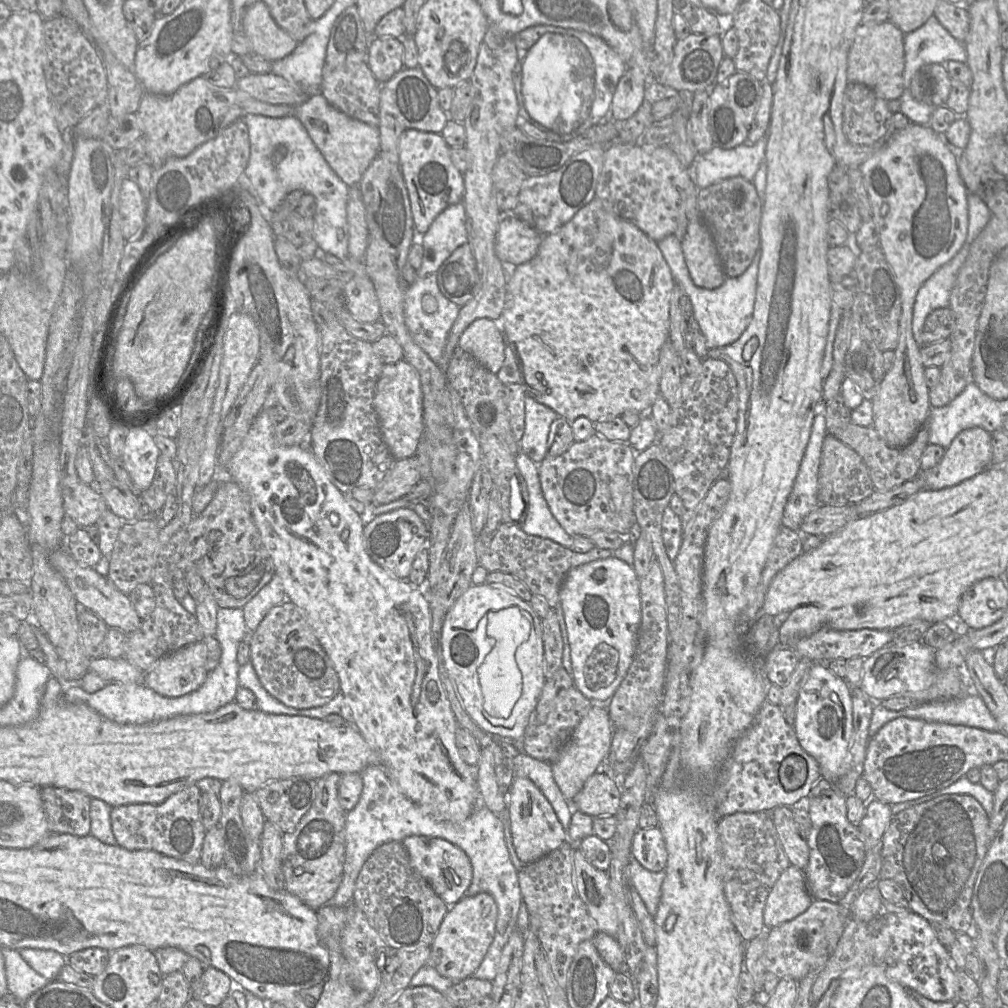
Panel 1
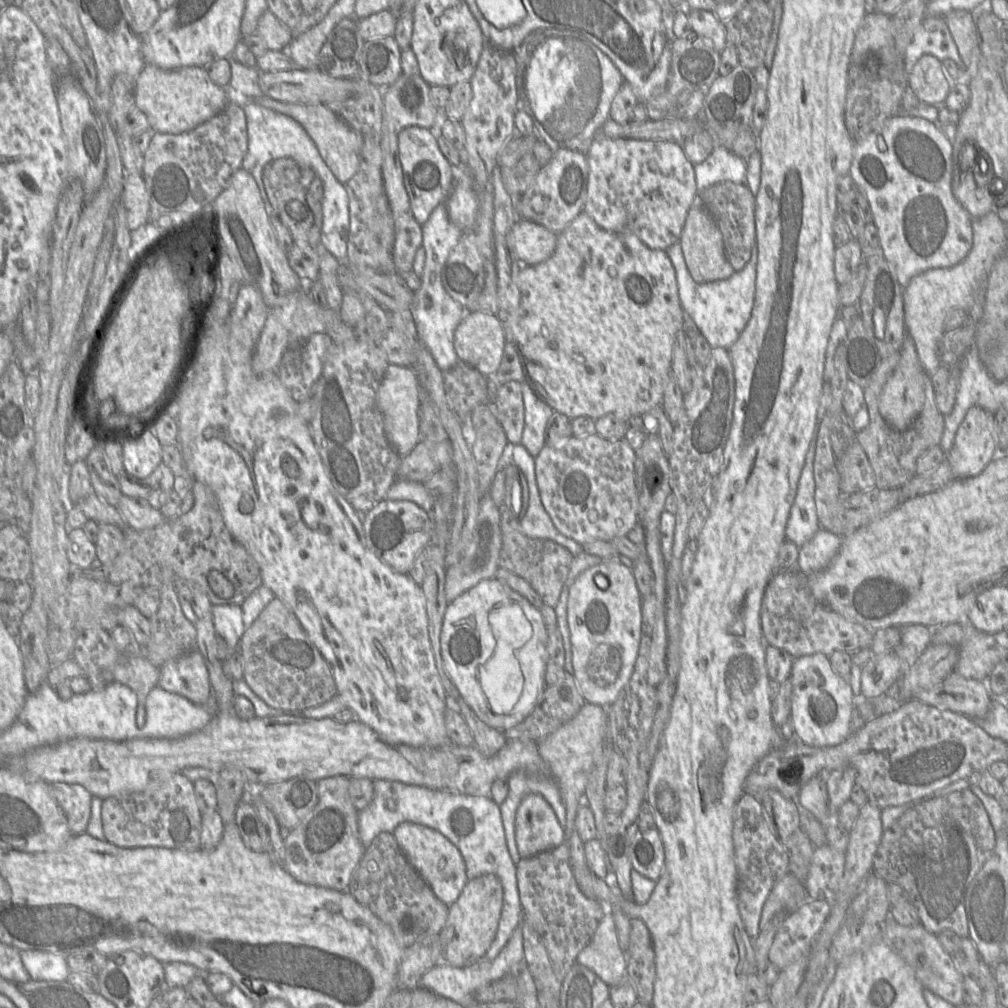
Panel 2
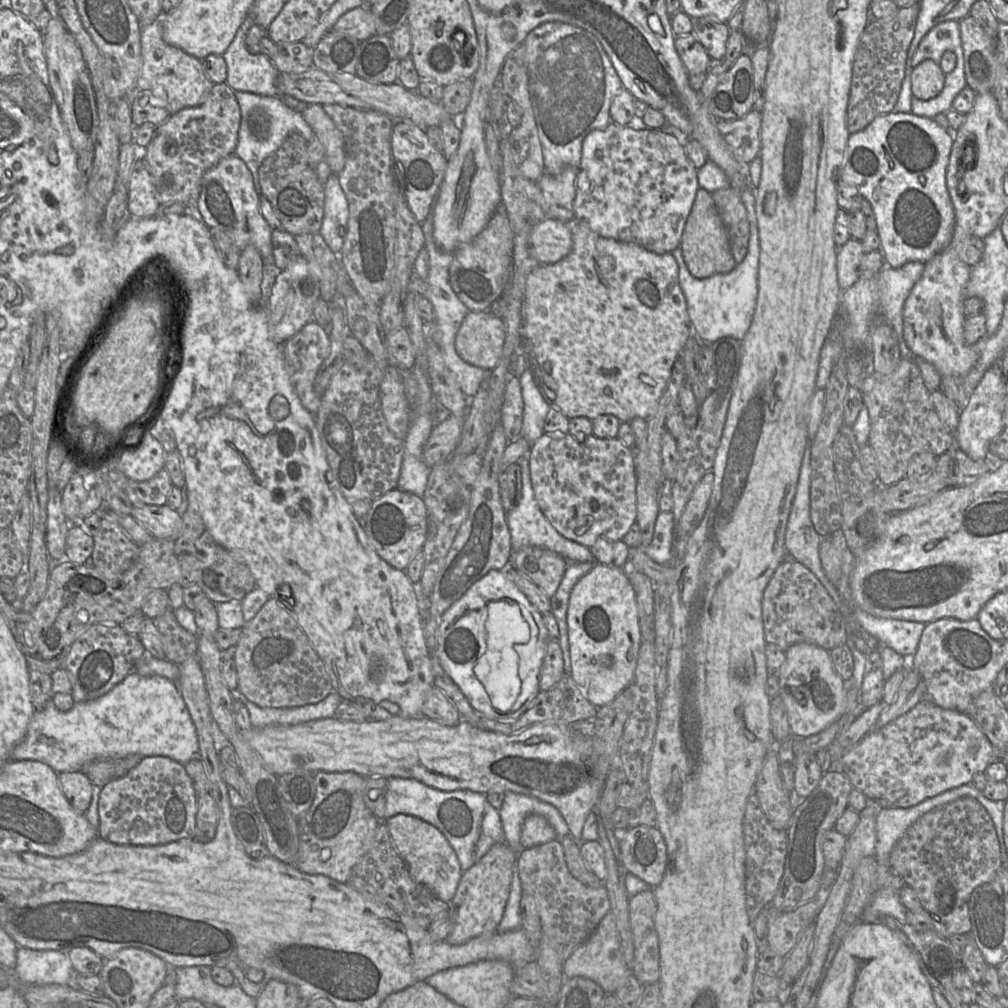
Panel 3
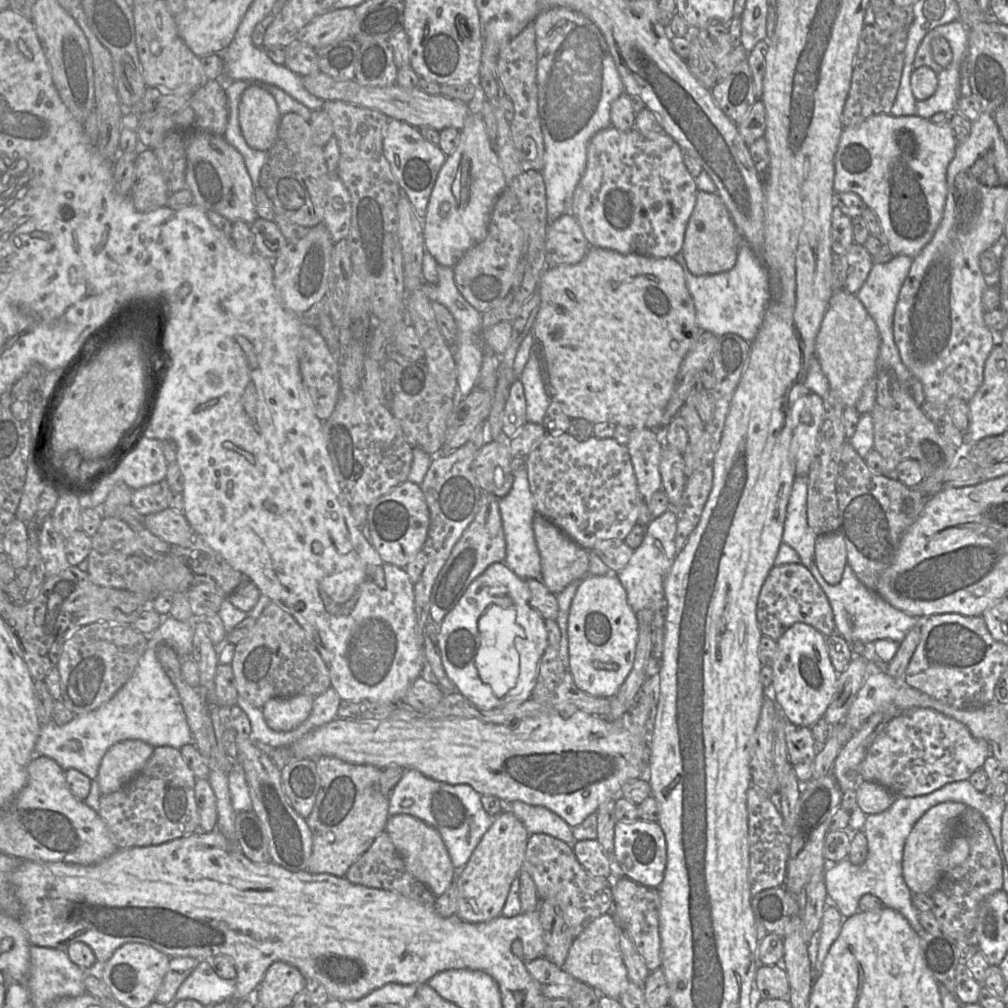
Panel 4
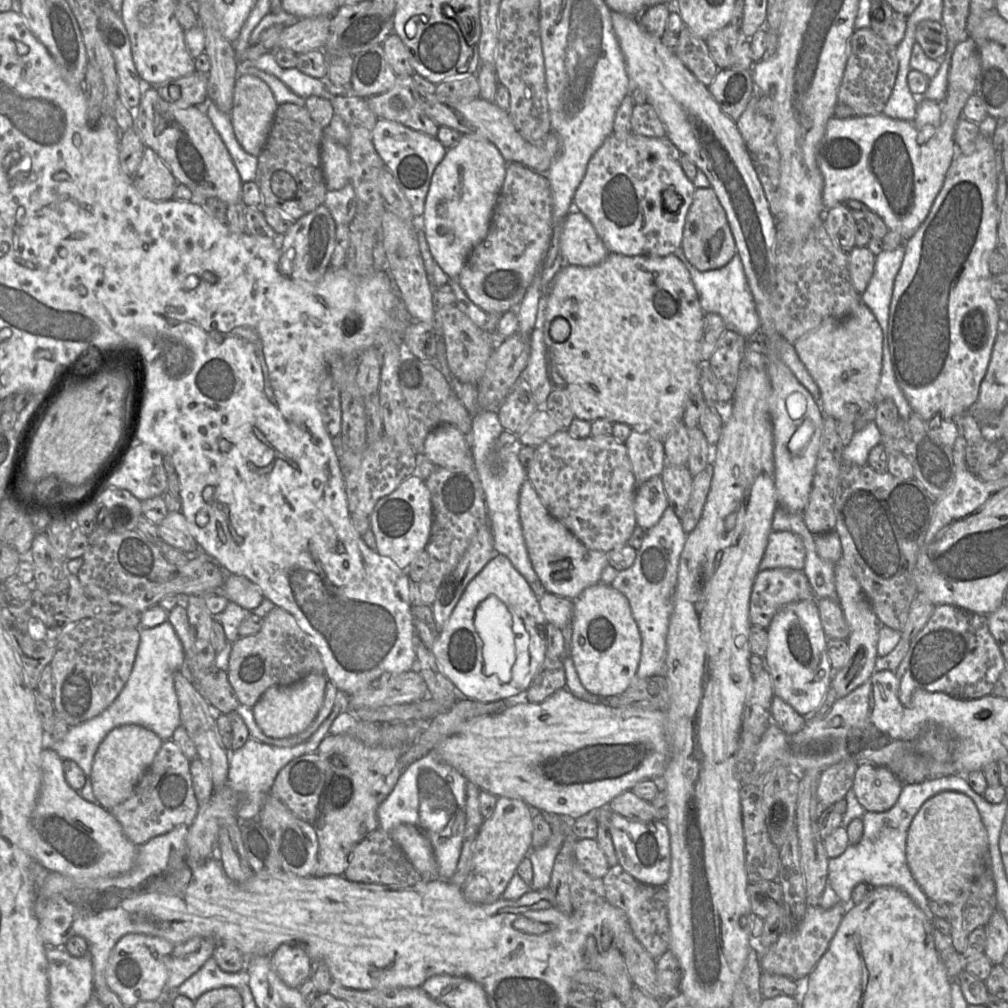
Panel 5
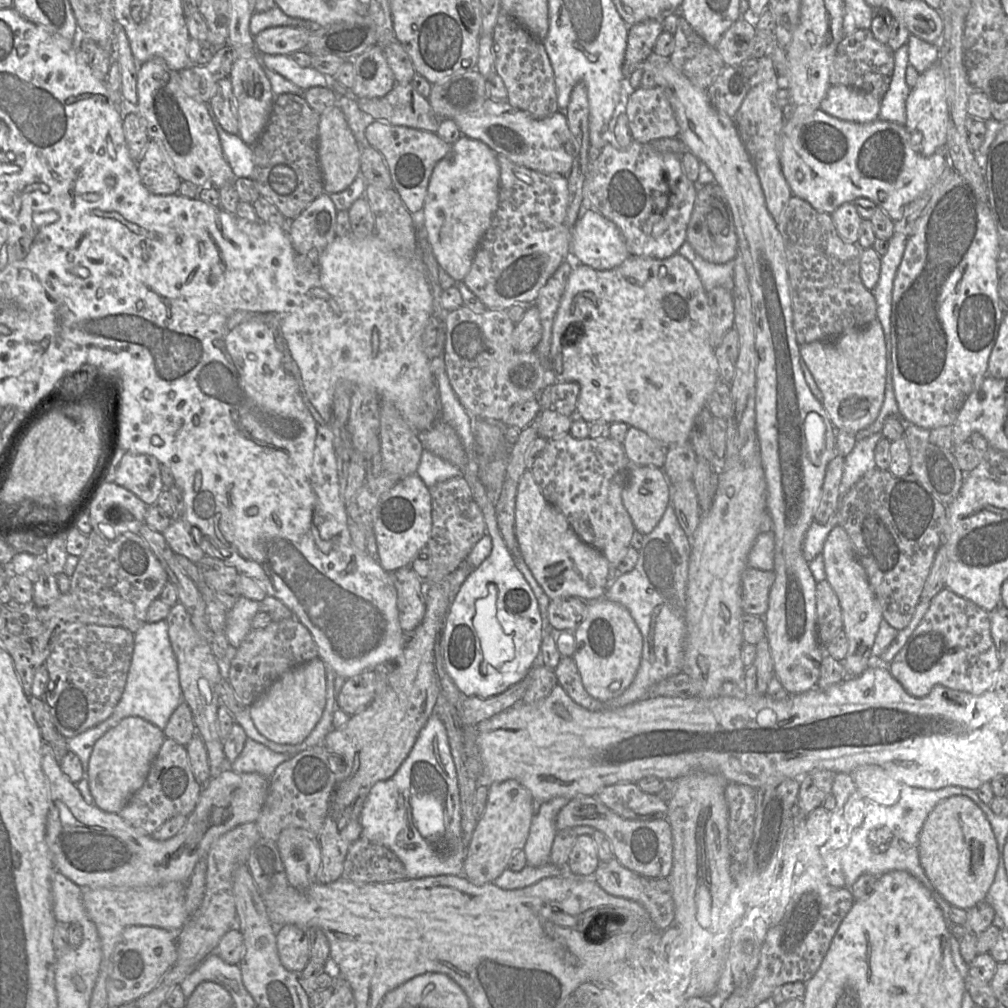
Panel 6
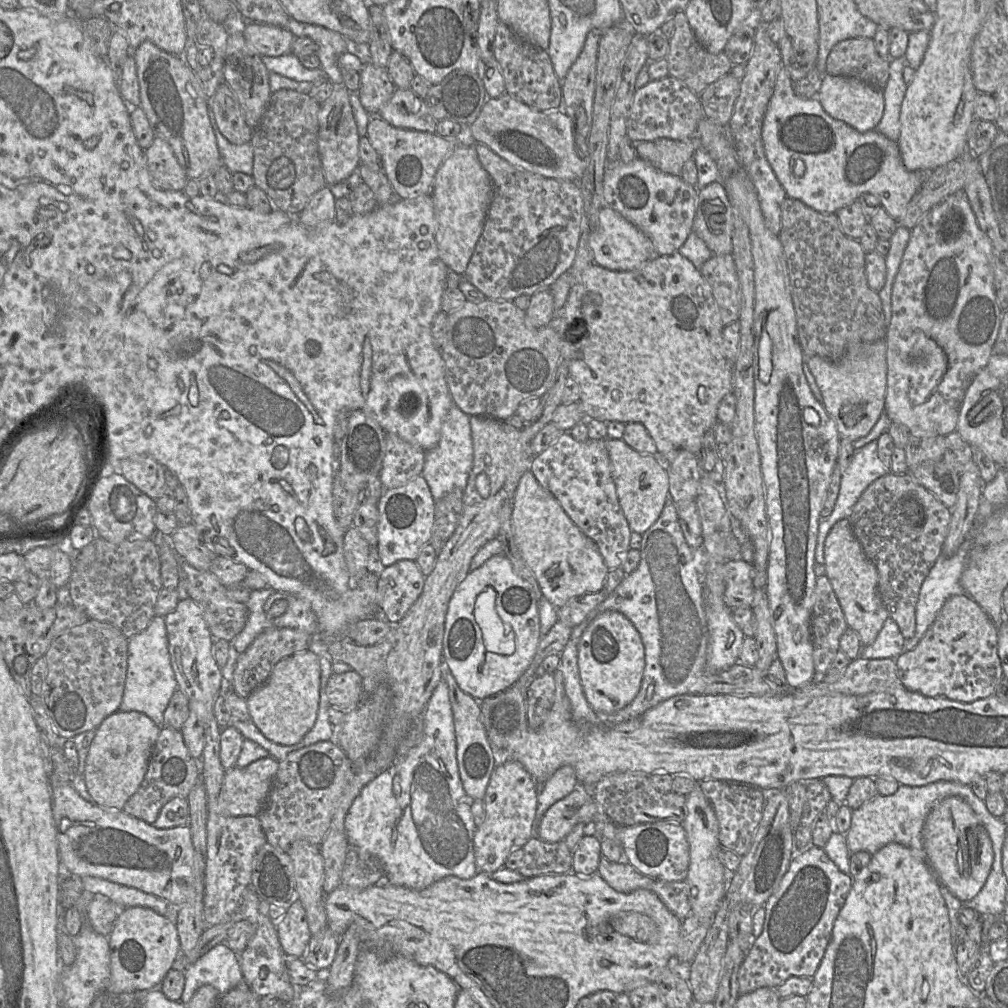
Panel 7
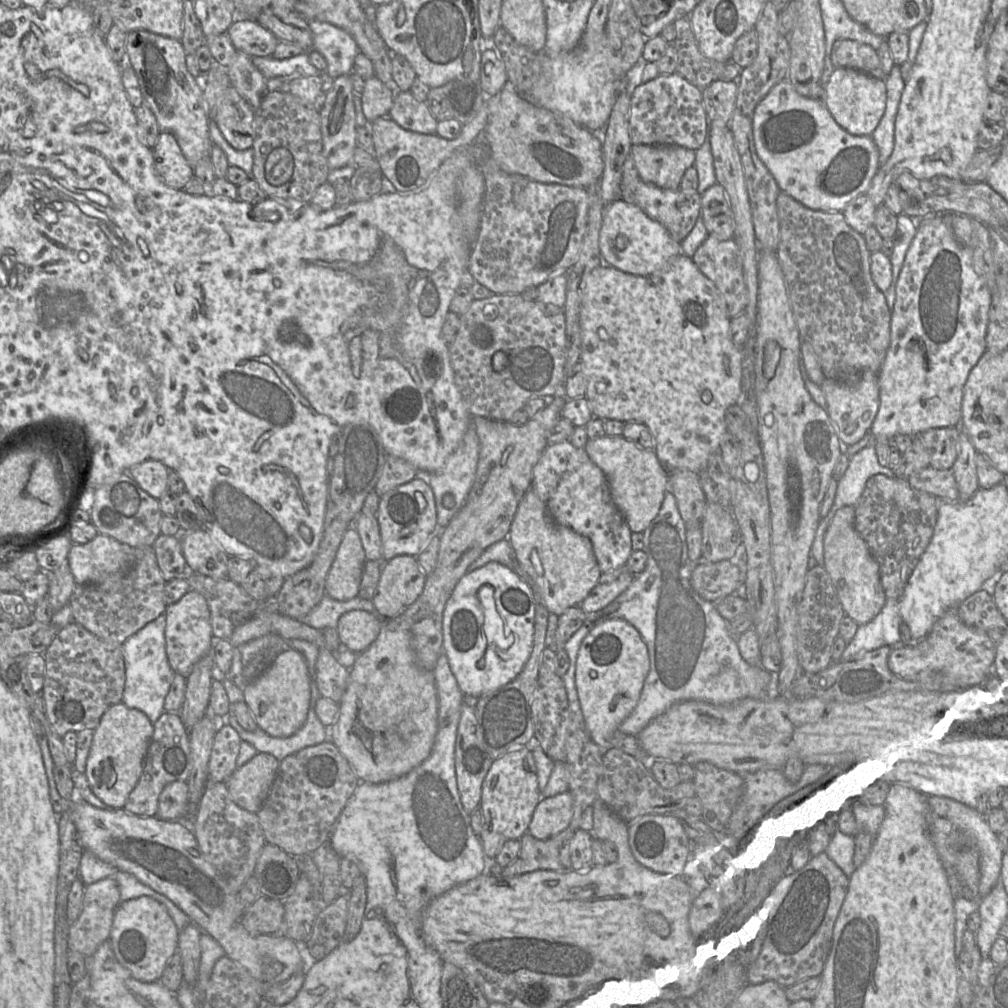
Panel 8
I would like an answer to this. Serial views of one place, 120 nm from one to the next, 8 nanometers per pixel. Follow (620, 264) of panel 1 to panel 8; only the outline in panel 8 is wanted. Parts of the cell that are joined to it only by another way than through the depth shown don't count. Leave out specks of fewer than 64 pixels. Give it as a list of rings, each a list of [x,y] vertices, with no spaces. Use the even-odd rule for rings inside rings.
[[[679,254],[672,259],[670,259],[659,271],[654,272],[648,276],[636,276],[629,273],[622,272],[617,270],[609,265],[600,265],[595,268],[587,278],[585,290],[582,297],[581,309],[580,309],[580,330],[581,330],[581,353],[579,362],[582,365],[582,370],[584,376],[586,378],[586,391],[584,397],[586,398],[589,408],[595,418],[599,418],[601,420],[618,420],[622,423],[627,422],[634,422],[634,423],[641,423],[647,426],[649,429],[652,438],[653,438],[653,449],[656,453],[656,456],[662,466],[662,468],[666,471],[668,475],[671,473],[680,472],[682,470],[689,470],[696,474],[699,474],[703,471],[706,466],[709,457],[716,451],[720,451],[720,441],[722,436],[727,432],[726,422],[725,422],[725,412],[727,408],[731,405],[736,404],[741,396],[741,381],[742,381],[742,354],[740,350],[732,343],[730,338],[730,322],[731,318],[728,315],[726,302],[720,293],[720,291],[716,288],[716,286],[707,278],[705,277],[696,265],[693,263],[692,259],[683,255]],[[599,381],[606,381],[606,388],[602,392],[598,392],[595,388],[597,382]]]

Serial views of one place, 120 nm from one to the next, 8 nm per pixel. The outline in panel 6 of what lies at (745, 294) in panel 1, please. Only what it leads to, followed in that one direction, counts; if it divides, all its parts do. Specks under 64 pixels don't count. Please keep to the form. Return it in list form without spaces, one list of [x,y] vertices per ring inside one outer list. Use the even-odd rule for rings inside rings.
[[[687,241],[682,244],[677,253],[694,267],[706,292],[720,286],[733,289],[733,261],[723,264],[710,263],[701,258]]]

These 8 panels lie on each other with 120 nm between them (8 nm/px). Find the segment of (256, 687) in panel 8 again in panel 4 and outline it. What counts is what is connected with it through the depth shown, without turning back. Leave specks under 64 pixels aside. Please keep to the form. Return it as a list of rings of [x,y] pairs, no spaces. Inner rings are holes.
[[[297,695],[268,700],[262,707],[267,726],[276,732],[292,731],[308,718],[314,698],[311,695]]]

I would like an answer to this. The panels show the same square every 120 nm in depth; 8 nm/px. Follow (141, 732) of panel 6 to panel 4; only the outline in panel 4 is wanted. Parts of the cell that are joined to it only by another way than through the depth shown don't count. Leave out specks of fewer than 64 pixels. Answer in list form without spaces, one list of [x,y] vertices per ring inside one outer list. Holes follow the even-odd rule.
[[[137,739],[122,740],[112,745],[102,757],[96,777],[101,794],[115,792],[128,784],[142,770],[153,749]]]

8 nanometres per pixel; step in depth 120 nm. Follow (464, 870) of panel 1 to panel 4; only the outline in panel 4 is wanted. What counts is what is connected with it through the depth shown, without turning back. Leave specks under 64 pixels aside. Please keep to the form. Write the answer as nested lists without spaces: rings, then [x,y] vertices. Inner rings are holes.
[[[406,814],[388,818],[385,831],[402,858],[407,870],[436,896],[442,895],[457,876],[440,833],[418,818]]]

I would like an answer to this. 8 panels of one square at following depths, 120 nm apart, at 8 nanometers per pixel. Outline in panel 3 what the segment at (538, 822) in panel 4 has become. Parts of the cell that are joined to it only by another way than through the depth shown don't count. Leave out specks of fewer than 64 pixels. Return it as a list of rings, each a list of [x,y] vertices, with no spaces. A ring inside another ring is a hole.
[[[506,791],[499,816],[505,842],[517,854],[523,849],[520,844],[523,822],[531,814],[544,816],[554,828],[558,840],[570,834],[565,819],[555,806],[533,796]]]

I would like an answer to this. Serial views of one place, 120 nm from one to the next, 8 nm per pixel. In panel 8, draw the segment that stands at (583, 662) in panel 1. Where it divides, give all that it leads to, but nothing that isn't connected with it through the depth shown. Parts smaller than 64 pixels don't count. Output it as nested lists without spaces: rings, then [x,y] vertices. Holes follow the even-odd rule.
[[[623,619],[604,621],[583,639],[576,661],[575,684],[586,729],[603,750],[612,748],[613,735],[636,707],[649,670],[645,642]]]

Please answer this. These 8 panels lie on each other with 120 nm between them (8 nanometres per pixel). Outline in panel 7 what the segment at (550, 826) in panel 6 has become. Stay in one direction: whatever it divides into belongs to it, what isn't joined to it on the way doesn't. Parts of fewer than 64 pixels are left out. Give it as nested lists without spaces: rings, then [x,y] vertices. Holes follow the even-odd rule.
[[[570,765],[561,766],[545,781],[544,787],[538,794],[535,835],[536,827],[547,809],[558,800],[569,795],[578,785],[575,770]]]

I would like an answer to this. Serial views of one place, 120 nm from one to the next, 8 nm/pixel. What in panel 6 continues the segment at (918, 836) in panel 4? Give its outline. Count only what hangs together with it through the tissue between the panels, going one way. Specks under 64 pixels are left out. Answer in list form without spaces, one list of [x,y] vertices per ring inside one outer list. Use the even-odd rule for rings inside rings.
[[[958,793],[940,799],[922,824],[917,850],[925,875],[950,905],[969,909],[985,899],[996,864],[996,842],[981,809],[969,796]]]

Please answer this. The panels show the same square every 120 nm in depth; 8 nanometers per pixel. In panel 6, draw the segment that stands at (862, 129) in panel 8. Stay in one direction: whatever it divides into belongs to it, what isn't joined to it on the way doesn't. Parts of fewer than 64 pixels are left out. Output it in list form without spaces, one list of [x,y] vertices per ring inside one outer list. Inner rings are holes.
[[[831,85],[819,109],[840,120],[869,123],[879,118],[881,101],[845,85]]]

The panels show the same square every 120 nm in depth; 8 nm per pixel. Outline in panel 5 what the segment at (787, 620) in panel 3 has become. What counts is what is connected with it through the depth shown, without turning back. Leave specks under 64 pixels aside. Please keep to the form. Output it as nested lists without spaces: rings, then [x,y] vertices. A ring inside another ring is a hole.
[[[790,568],[761,570],[752,586],[750,622],[767,630],[774,616],[785,606],[809,599],[816,599],[816,596],[803,571]]]

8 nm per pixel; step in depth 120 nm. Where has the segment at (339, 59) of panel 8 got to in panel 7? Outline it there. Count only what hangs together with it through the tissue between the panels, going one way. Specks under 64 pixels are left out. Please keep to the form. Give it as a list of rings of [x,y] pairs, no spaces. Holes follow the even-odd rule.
[[[290,17],[288,29],[295,37],[307,37],[317,44],[320,68],[327,80],[334,85],[343,85],[344,73],[339,67],[339,57],[348,52],[348,41],[339,33],[323,26],[302,23]]]

